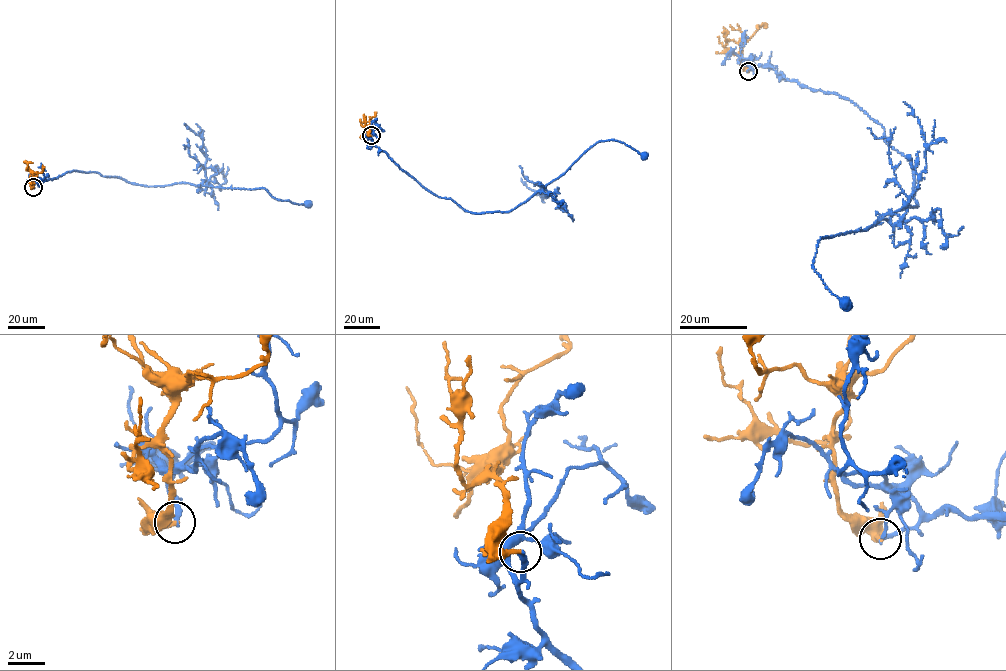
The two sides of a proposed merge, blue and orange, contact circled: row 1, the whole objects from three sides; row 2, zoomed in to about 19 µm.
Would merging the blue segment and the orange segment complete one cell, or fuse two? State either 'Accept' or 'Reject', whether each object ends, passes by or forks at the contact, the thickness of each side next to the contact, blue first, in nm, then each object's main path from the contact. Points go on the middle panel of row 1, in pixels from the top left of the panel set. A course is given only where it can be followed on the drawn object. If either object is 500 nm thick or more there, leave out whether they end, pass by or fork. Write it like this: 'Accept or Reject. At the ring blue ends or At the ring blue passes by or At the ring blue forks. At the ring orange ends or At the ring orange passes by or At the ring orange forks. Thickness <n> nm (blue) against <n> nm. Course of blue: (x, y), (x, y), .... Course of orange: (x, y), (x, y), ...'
Accept. At the ring blue ends. At the ring orange ends. Thickness 260 nm (blue) against 280 nm. Course of blue: (371, 135), (372, 143), (422, 186), (478, 213), (515, 209), (598, 142), (614, 140), (645, 154). Course of orange: (371, 135), (368, 127), (374, 112)

